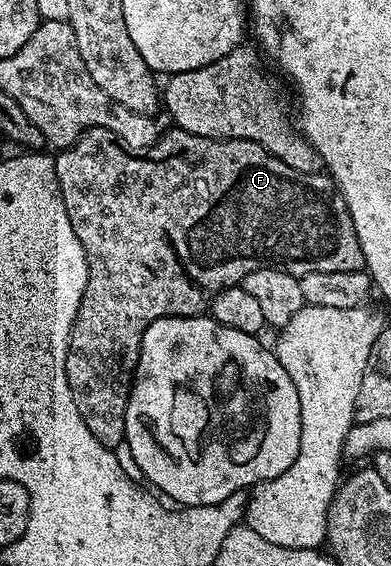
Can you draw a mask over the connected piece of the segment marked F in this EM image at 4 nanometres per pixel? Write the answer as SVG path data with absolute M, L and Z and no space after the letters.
M93 126L72 143L71 146L57 151L54 167L58 177L58 189L62 192L62 203L68 212L68 220L72 220L72 232L80 240L88 260L88 284L84 288L84 296L80 300L80 308L76 312L76 320L72 324L68 356L66 357L66 379L68 388L72 388L72 400L76 400L76 408L88 424L88 432L100 440L100 444L111 448L123 445L126 437L126 405L130 399L130 388L134 370L138 367L138 353L142 347L142 337L152 324L161 318L171 316L198 316L207 309L208 294L194 278L203 278L206 282L222 282L226 286L245 283L248 275L258 269L260 264L269 264L275 268L285 268L295 276L308 272L352 272L365 267L364 252L360 248L360 240L356 236L356 228L346 207L346 202L338 193L334 179L325 173L301 174L290 166L285 166L280 159L272 156L260 144L243 138L209 138L196 136L187 130L170 128L158 141L145 152L131 152L126 149L121 138L107 126Z

